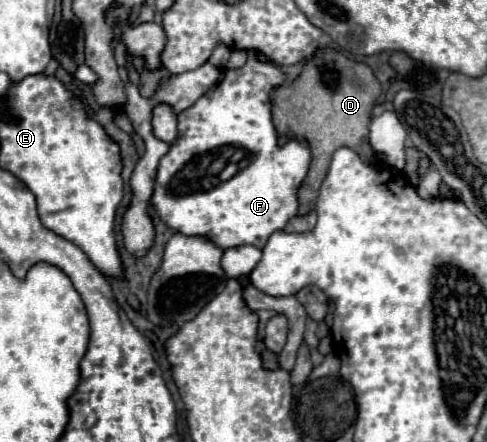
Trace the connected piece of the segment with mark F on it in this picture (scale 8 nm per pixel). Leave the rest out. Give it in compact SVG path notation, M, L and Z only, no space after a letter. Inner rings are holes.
M247 51L247 64L237 70L223 70L219 82L207 90L191 108L177 114L177 140L159 162L157 180L151 204L161 220L185 234L203 236L219 248L235 248L251 244L263 248L269 236L283 230L285 224L297 214L297 190L309 170L309 144L301 140L287 140L279 144L279 134L274 127L269 90L285 82L285 74L269 62L259 62L259 52Z

